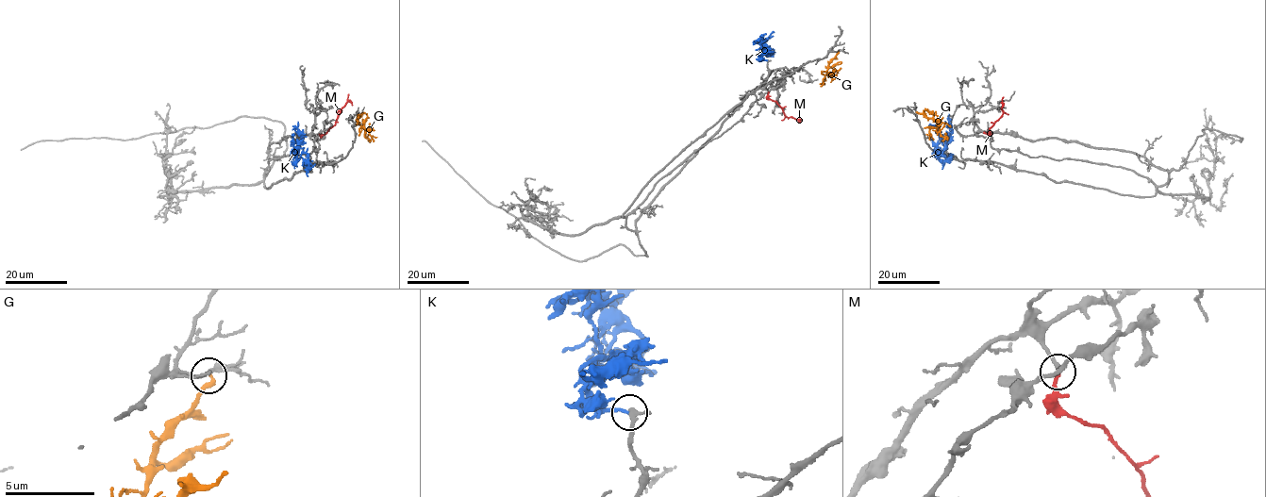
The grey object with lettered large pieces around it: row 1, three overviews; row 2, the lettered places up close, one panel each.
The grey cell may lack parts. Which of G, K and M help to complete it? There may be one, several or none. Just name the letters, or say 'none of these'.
M

